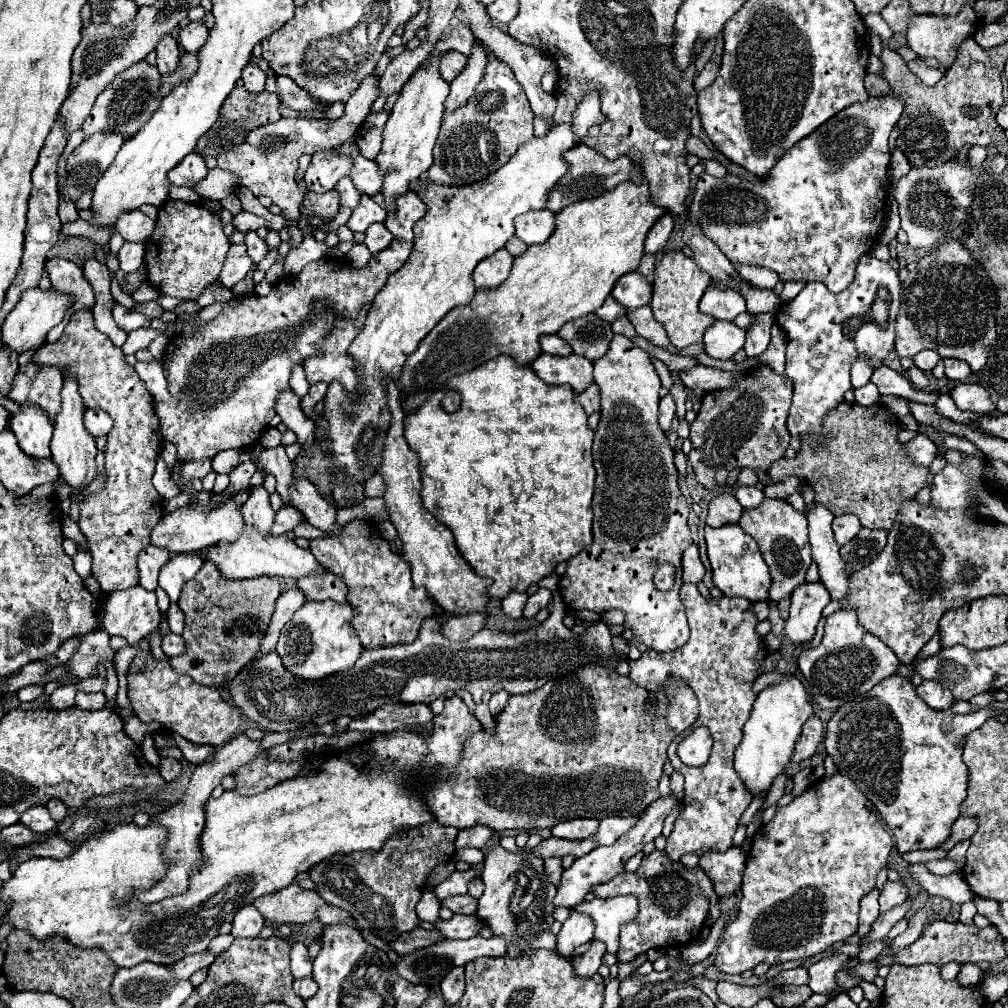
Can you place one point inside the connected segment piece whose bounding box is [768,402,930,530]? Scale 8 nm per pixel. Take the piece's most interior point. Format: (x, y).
(864, 470)

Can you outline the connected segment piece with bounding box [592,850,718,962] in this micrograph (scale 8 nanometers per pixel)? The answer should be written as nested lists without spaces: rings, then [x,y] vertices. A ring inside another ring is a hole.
[[[662,850],[644,856],[638,872],[614,876],[604,884],[592,886],[592,892],[596,898],[614,898],[620,894],[634,894],[638,898],[640,910],[636,918],[620,928],[620,950],[616,954],[620,962],[632,962],[650,948],[688,944],[700,932],[710,900],[718,902],[716,892],[712,892],[712,882],[708,882],[700,868],[686,868],[682,862],[672,862]]]

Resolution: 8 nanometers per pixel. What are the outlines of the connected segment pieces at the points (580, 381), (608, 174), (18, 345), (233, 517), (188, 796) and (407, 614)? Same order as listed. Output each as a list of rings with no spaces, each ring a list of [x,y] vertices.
[[[540,354],[532,364],[532,370],[542,378],[546,384],[568,384],[572,386],[574,394],[580,394],[594,382],[592,378],[592,362],[584,356],[552,356]]]
[[[578,144],[570,150],[564,152],[564,160],[568,162],[568,172],[556,182],[556,186],[548,192],[548,202],[546,202],[546,210],[550,212],[560,212],[562,208],[578,202],[578,200],[588,200],[588,198],[596,198],[612,188],[616,188],[620,182],[642,182],[642,168],[632,164],[632,160],[628,156],[620,156],[616,160],[604,160],[604,156],[600,156],[596,150]]]
[[[32,288],[28,292],[24,292],[20,302],[16,304],[16,308],[4,320],[2,344],[8,346],[16,354],[22,354],[26,350],[34,350],[38,346],[42,346],[48,330],[62,322],[62,316],[64,316],[66,308],[68,308],[68,298],[60,296],[54,288],[50,288],[46,292],[42,292],[40,288]]]
[[[230,500],[222,506],[212,508],[208,514],[204,514],[196,506],[188,504],[184,508],[178,508],[172,514],[162,516],[162,520],[156,524],[156,528],[150,534],[150,544],[158,546],[158,548],[166,548],[170,554],[192,554],[192,552],[200,552],[212,544],[218,544],[220,540],[236,540],[236,536],[240,536],[242,526],[244,526],[244,520],[240,516],[240,506]]]
[[[240,734],[236,738],[232,738],[230,742],[226,742],[220,750],[216,750],[214,758],[196,766],[192,778],[190,778],[190,784],[188,784],[188,790],[186,794],[182,796],[182,800],[168,808],[166,812],[158,814],[156,818],[152,818],[152,822],[156,824],[162,824],[168,828],[170,836],[168,836],[168,842],[164,844],[164,858],[170,862],[168,866],[168,872],[166,872],[166,878],[160,880],[160,884],[156,884],[154,888],[150,890],[144,890],[144,892],[138,892],[138,900],[142,900],[144,904],[152,904],[152,902],[160,902],[168,896],[176,896],[180,892],[186,892],[188,888],[188,874],[192,868],[196,868],[196,864],[200,864],[202,856],[200,856],[200,844],[198,844],[198,838],[200,838],[200,832],[204,828],[204,804],[206,800],[210,798],[212,790],[216,788],[216,784],[222,782],[224,776],[230,776],[232,772],[236,772],[240,766],[248,764],[250,760],[254,760],[256,756],[260,756],[264,752],[262,748],[262,742],[258,740],[252,740],[248,738],[246,734]]]
[[[352,520],[344,526],[342,536],[314,538],[310,552],[320,564],[332,568],[348,586],[348,602],[356,608],[352,628],[360,636],[364,648],[410,644],[426,618],[436,614],[436,604],[428,600],[424,588],[414,588],[410,564],[394,552],[394,542],[384,540],[366,520]]]

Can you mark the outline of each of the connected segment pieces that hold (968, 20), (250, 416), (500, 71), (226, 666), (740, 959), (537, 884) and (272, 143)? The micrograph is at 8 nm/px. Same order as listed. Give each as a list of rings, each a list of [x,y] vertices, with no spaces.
[[[970,4],[964,6],[960,14],[948,18],[928,14],[912,16],[908,20],[906,40],[920,58],[934,56],[950,66],[956,58],[956,46],[972,36],[976,22],[978,18]]]
[[[394,240],[386,250],[372,254],[370,262],[360,270],[350,266],[348,260],[334,256],[314,260],[306,264],[298,276],[288,276],[282,278],[280,284],[274,284],[270,294],[264,298],[258,294],[236,298],[232,306],[214,318],[202,332],[194,336],[174,336],[164,352],[166,380],[172,398],[168,402],[156,402],[156,416],[160,418],[160,432],[164,440],[178,448],[178,460],[188,462],[214,458],[222,450],[244,450],[256,446],[276,414],[274,406],[278,394],[290,390],[288,380],[292,368],[320,350],[320,344],[332,330],[336,316],[356,318],[362,306],[370,304],[384,288],[388,276],[408,260],[410,252],[412,242]]]
[[[490,50],[484,78],[480,80],[472,100],[452,116],[444,116],[438,142],[434,148],[434,164],[428,170],[428,180],[442,182],[448,186],[474,184],[496,172],[502,164],[516,154],[518,146],[528,142],[532,132],[532,110],[522,84],[516,80],[512,68],[500,62]]]
[[[206,562],[202,570],[182,588],[178,606],[186,612],[186,628],[182,632],[186,652],[170,658],[170,666],[198,684],[212,688],[224,686],[224,680],[234,678],[236,672],[254,658],[278,596],[278,578],[258,576],[252,580],[224,580],[218,568]]]
[[[836,772],[812,784],[814,786],[796,796],[794,802],[778,808],[774,818],[764,824],[752,840],[746,856],[740,910],[738,916],[726,924],[722,942],[716,948],[714,964],[724,974],[742,974],[760,962],[782,964],[800,958],[806,960],[858,930],[858,904],[862,896],[876,888],[876,876],[888,864],[894,842],[878,816],[868,810],[864,792],[860,792],[856,782],[846,774]]]
[[[494,844],[484,858],[482,880],[486,884],[484,894],[478,898],[478,916],[492,930],[494,936],[502,936],[508,944],[510,958],[534,954],[536,950],[554,950],[556,936],[550,926],[554,924],[554,896],[556,886],[548,882],[544,872],[544,860],[528,852],[508,852],[500,844]]]
[[[376,74],[368,76],[364,84],[352,94],[352,98],[346,102],[346,114],[338,120],[308,120],[308,118],[282,118],[274,124],[260,126],[252,130],[246,136],[246,142],[242,146],[236,146],[234,150],[220,154],[218,168],[230,170],[236,176],[240,176],[240,186],[248,186],[254,196],[268,196],[276,206],[280,206],[282,216],[288,220],[288,232],[290,232],[290,246],[298,248],[302,242],[302,232],[296,226],[298,214],[300,214],[300,192],[296,188],[296,170],[298,170],[298,158],[302,154],[316,154],[324,148],[336,148],[344,142],[350,142],[356,138],[358,128],[370,114],[372,102],[376,100]]]

